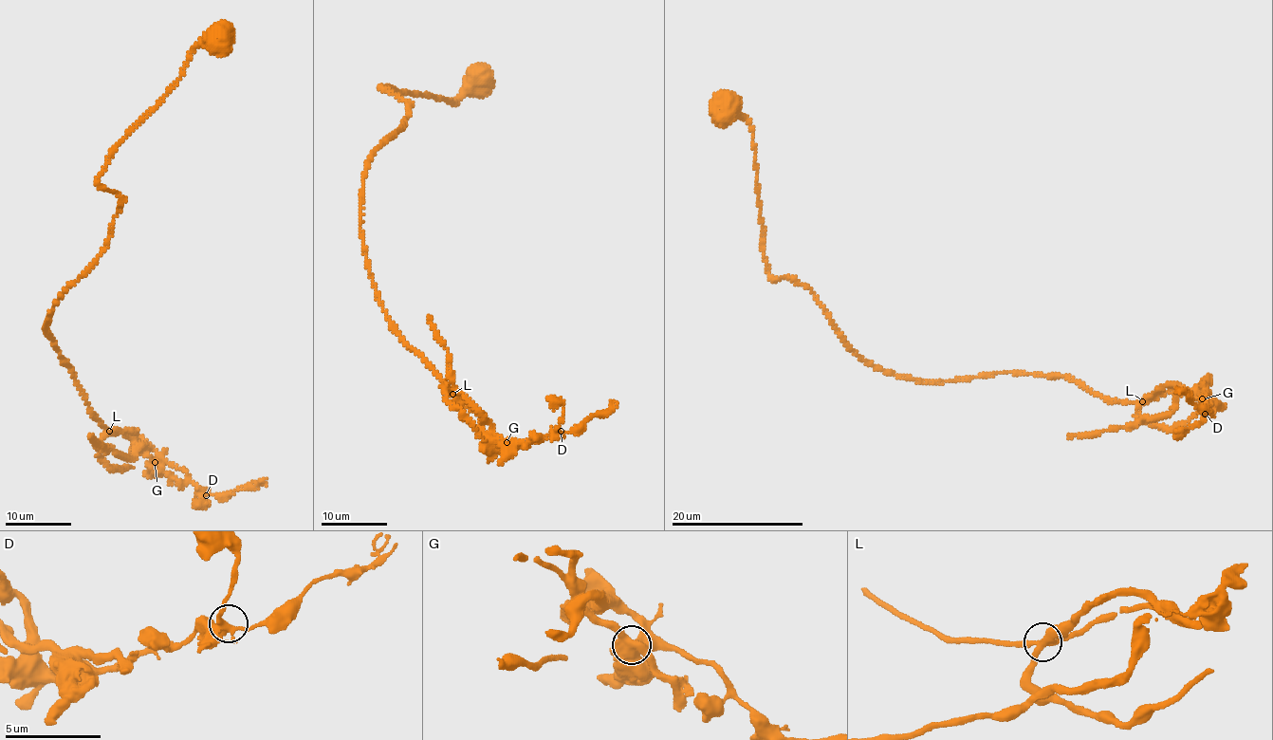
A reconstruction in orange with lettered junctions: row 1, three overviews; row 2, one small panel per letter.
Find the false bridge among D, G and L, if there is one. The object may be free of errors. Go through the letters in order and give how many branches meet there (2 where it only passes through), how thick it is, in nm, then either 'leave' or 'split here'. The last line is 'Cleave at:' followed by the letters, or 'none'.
D: 4 | 340 nm | leave
G: 3 | 650 nm | split here
L: 3 | 320 nm | leave
Cleave at: G

